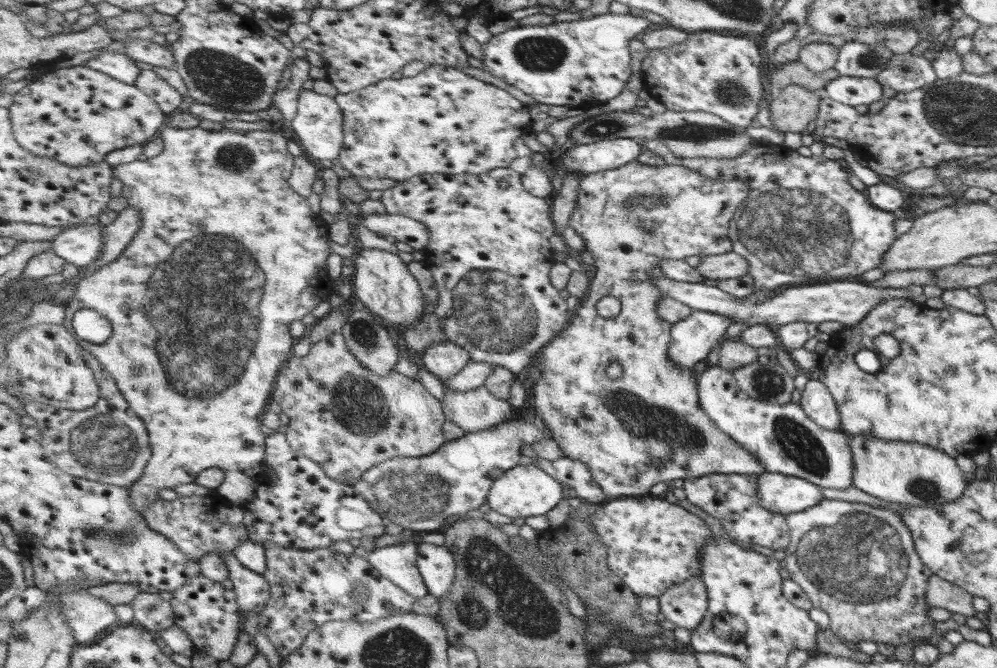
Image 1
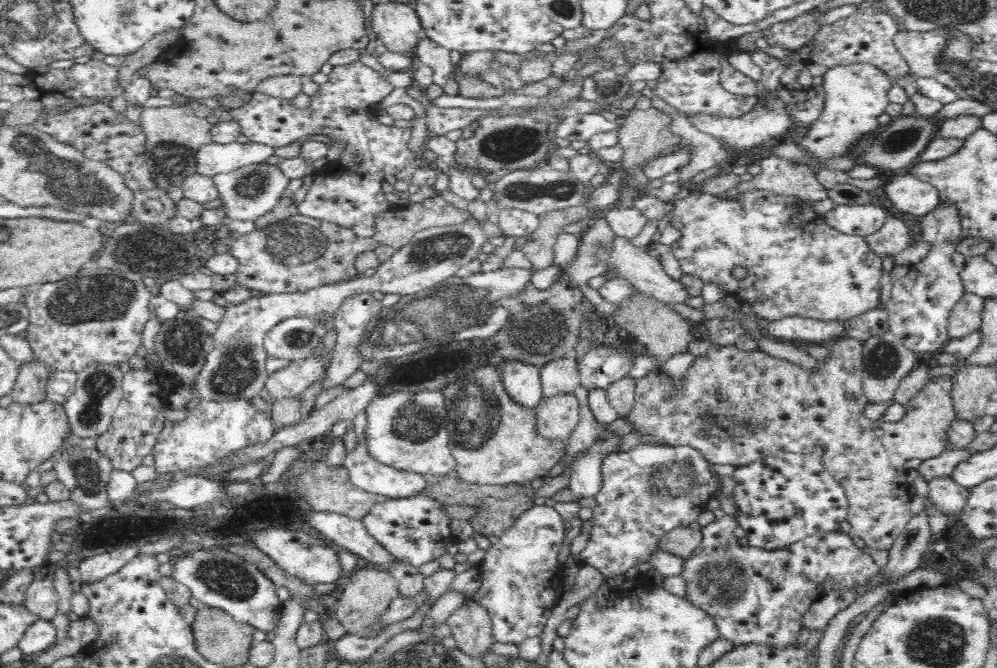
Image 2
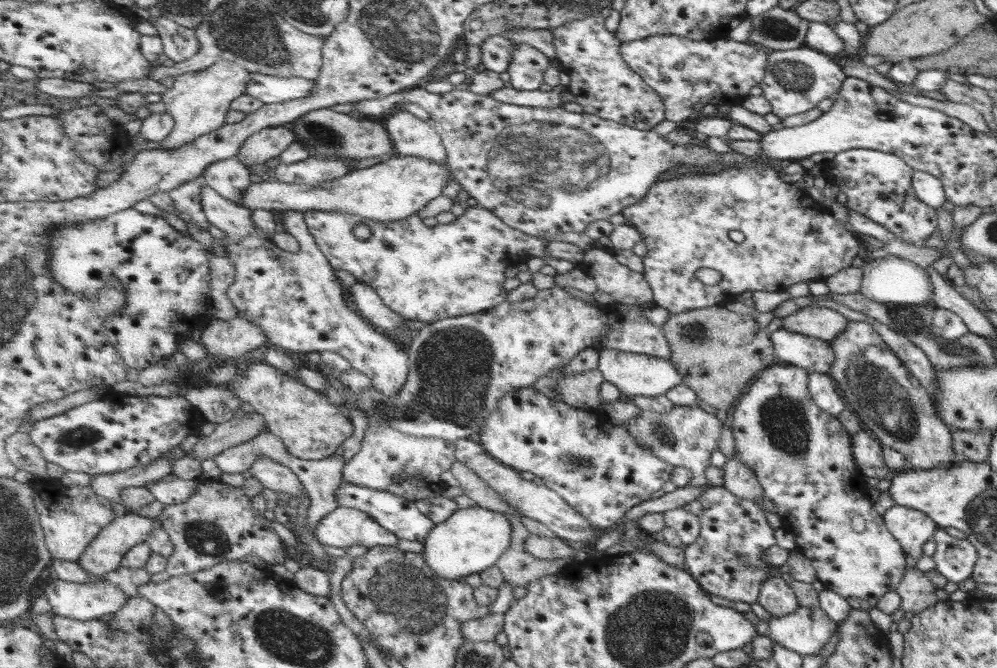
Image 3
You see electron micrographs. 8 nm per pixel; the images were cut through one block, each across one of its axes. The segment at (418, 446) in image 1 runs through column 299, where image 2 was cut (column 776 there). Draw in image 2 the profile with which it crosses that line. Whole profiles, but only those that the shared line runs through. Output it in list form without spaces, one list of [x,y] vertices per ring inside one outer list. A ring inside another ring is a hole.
[[[840,337],[838,339],[832,339],[826,343],[826,347],[829,349],[829,357],[825,359],[825,364],[820,366],[816,371],[808,371],[803,367],[793,364],[786,359],[774,357],[768,355],[765,351],[760,351],[758,348],[753,351],[743,351],[736,348],[736,345],[720,346],[713,345],[709,348],[708,352],[699,357],[695,357],[692,366],[688,369],[688,376],[683,382],[683,389],[674,389],[672,385],[672,379],[668,377],[668,373],[663,369],[656,372],[648,373],[643,378],[637,379],[635,388],[635,405],[634,408],[623,418],[628,423],[633,425],[631,432],[639,432],[640,434],[653,434],[663,439],[663,444],[666,445],[682,445],[690,446],[695,450],[698,450],[704,459],[714,464],[729,464],[734,467],[738,467],[742,464],[748,464],[748,462],[764,459],[764,456],[770,454],[777,454],[780,451],[794,452],[797,454],[811,454],[815,450],[815,444],[821,443],[821,446],[826,449],[823,459],[825,466],[829,469],[830,475],[836,479],[837,483],[842,485],[846,498],[848,499],[848,512],[847,521],[851,524],[851,530],[854,534],[860,538],[869,548],[882,548],[889,550],[892,546],[892,542],[902,534],[906,528],[910,519],[914,516],[910,509],[910,501],[912,495],[910,494],[910,486],[906,482],[908,478],[908,470],[904,465],[911,459],[920,459],[927,461],[936,456],[939,456],[948,446],[948,428],[952,424],[954,418],[954,405],[952,402],[951,392],[953,391],[953,379],[948,376],[940,376],[933,381],[928,381],[925,387],[920,392],[909,400],[905,407],[907,408],[906,416],[898,422],[889,423],[880,419],[879,421],[872,421],[862,416],[862,408],[864,404],[867,404],[868,400],[865,397],[862,388],[862,344],[863,341],[850,338]]]

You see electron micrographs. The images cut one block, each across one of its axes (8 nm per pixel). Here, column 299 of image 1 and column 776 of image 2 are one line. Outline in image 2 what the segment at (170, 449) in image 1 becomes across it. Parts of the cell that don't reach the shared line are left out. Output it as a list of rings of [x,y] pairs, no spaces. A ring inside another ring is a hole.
[[[695,189],[674,202],[670,225],[682,236],[671,245],[672,254],[678,259],[683,274],[698,276],[704,284],[718,285],[720,291],[734,296],[743,307],[750,309],[760,324],[786,316],[845,323],[880,309],[883,258],[872,252],[864,237],[832,228],[825,215],[816,213],[814,202],[760,189],[746,189],[736,199],[702,194]],[[735,266],[744,267],[747,276],[735,278],[731,273]]]

